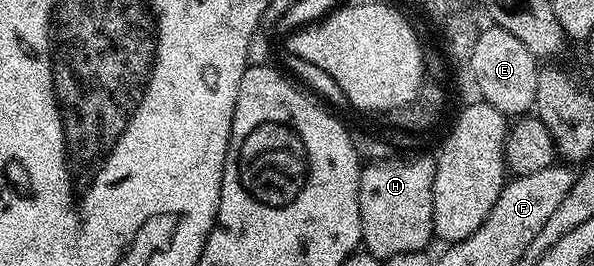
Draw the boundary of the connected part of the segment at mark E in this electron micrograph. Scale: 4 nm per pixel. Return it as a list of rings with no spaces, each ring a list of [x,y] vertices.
[[[495,23],[489,26],[489,29],[484,27],[479,30],[472,59],[475,78],[482,87],[483,101],[502,111],[509,119],[527,114],[535,106],[538,95],[538,75],[541,71],[538,59],[526,51],[526,43],[514,39],[510,31]]]

